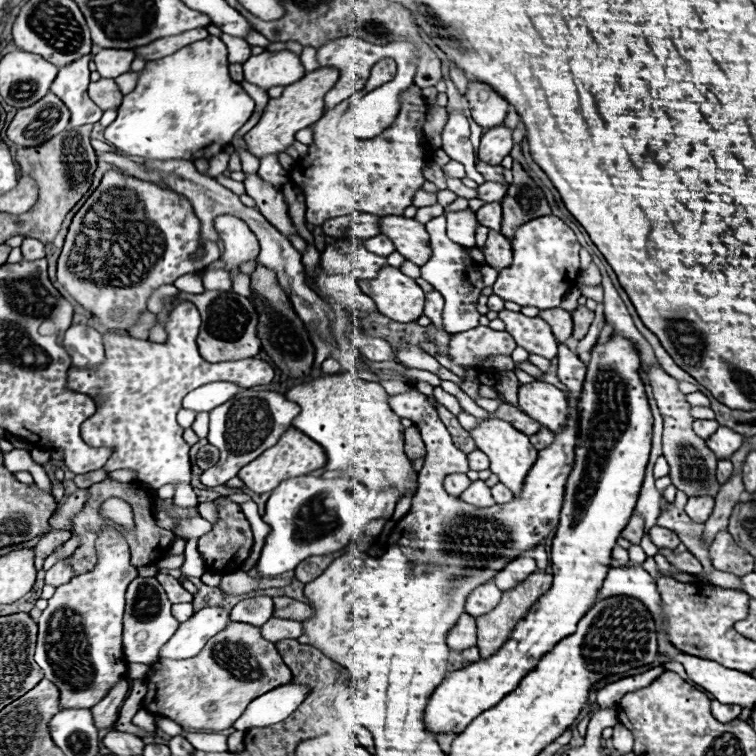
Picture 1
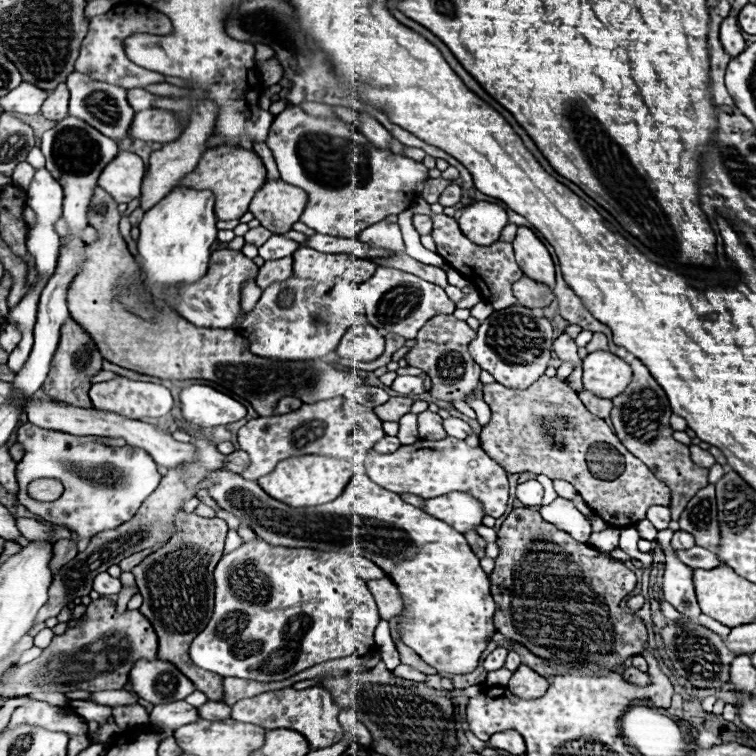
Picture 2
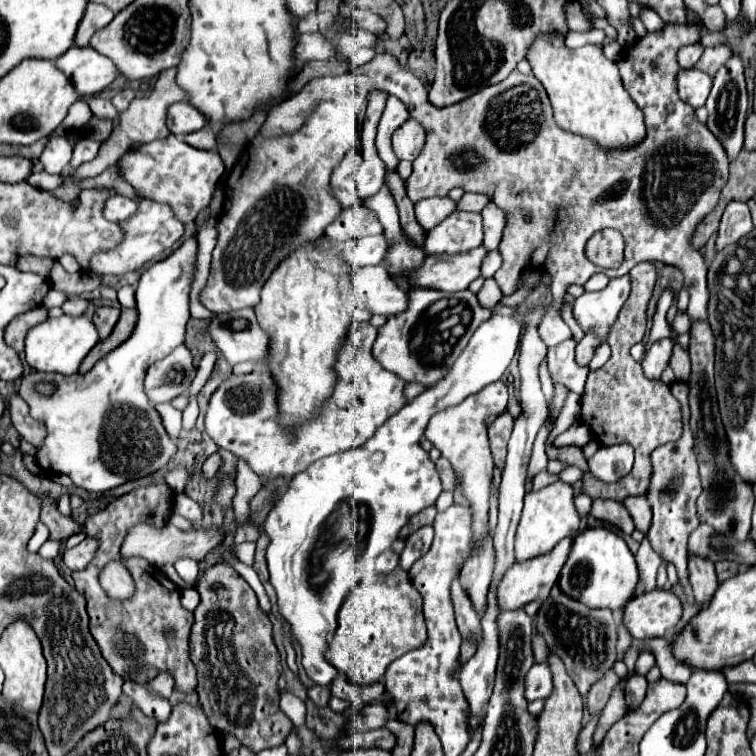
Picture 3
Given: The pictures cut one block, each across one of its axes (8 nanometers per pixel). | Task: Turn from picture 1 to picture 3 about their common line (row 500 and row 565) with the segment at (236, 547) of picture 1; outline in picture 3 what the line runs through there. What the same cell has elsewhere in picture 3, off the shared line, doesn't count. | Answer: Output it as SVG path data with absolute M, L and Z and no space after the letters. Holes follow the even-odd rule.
M226 562L208 568L196 590L200 604L194 610L196 622L190 634L190 660L198 670L198 696L210 724L234 734L246 748L260 752L284 744L292 722L280 710L278 678L282 674L280 652L272 640L272 622L258 606L250 584Z

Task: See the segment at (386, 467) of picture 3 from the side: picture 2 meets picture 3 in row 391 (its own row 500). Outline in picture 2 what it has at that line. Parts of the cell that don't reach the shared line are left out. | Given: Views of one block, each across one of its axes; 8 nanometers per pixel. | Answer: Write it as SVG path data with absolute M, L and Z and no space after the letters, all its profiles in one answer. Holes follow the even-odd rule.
M452 492L440 498L424 500L424 510L462 534L482 526L482 518L486 516L482 502L466 492Z

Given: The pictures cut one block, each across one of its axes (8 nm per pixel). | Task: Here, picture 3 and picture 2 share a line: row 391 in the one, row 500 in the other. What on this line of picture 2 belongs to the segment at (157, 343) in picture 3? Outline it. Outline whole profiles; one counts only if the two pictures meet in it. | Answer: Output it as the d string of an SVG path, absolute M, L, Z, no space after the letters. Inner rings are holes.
M30 422L18 428L18 442L26 450L16 468L16 476L20 480L18 502L36 516L42 516L52 524L66 526L82 538L92 538L102 530L112 530L128 522L138 512L144 498L148 498L148 494L156 490L162 478L156 470L156 464L148 454L144 454L144 450L136 450L132 446L112 448L94 440L96 438L72 438L72 434L40 430ZM38 478L54 478L62 482L64 494L54 502L32 500L26 494L26 486ZM94 480L114 482L108 484Z

